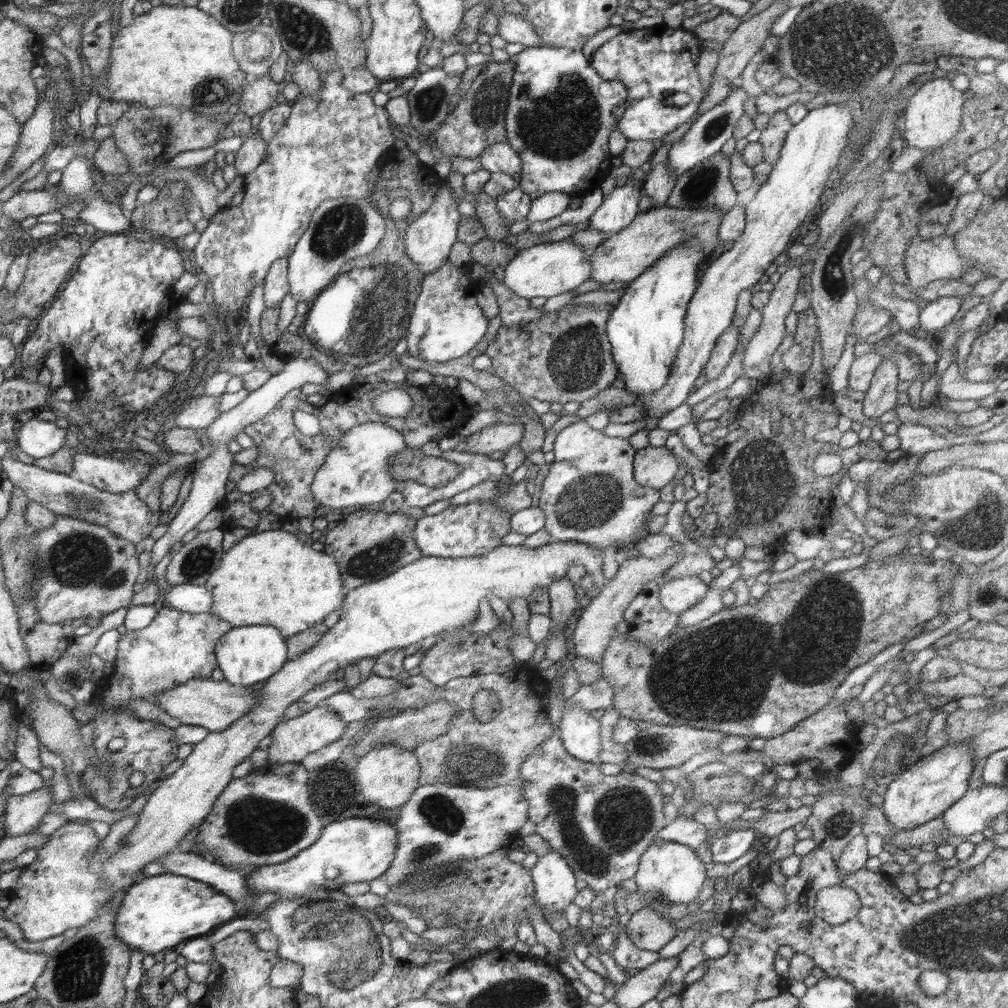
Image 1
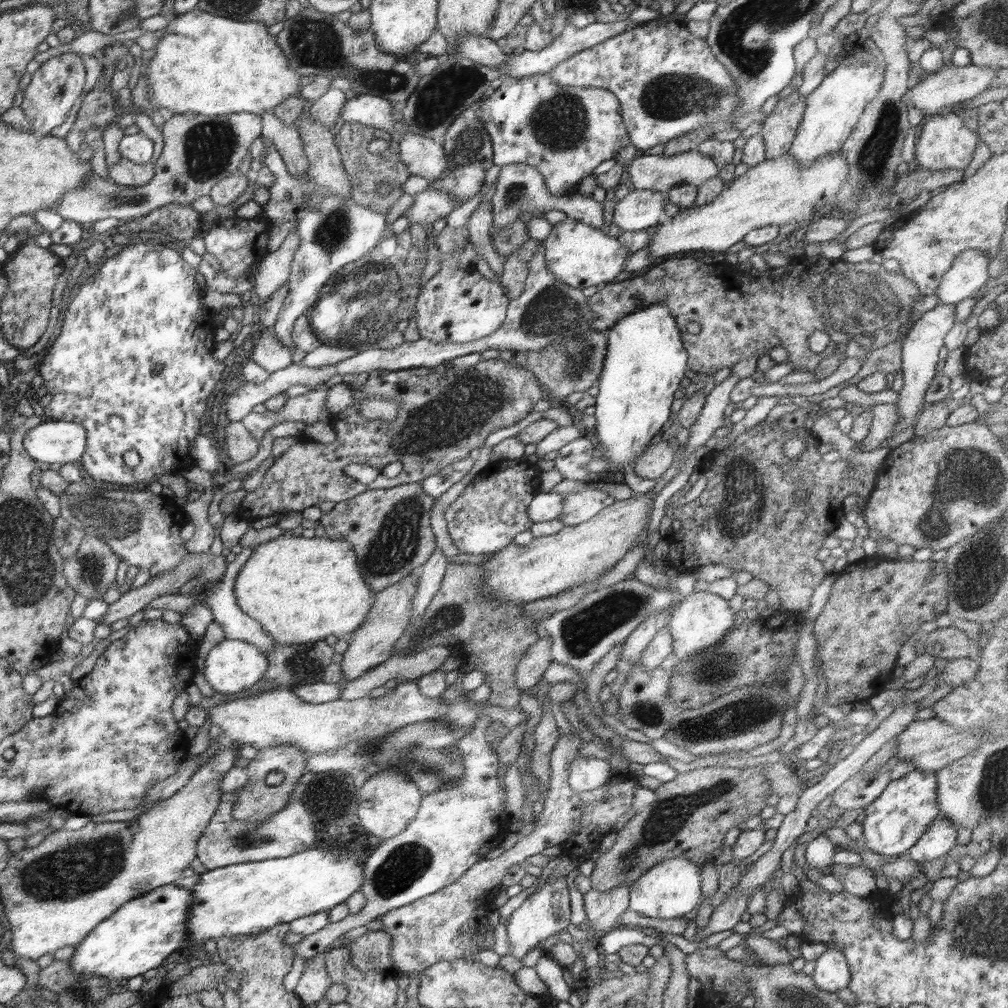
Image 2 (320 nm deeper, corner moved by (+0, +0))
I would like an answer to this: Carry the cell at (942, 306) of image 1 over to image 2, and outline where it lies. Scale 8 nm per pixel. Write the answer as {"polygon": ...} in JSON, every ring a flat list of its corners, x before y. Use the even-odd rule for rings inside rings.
{"polygon":[[978,249,964,251,944,273,939,289,935,292,940,304,957,305,972,297,986,285,988,264,991,261,985,252]]}

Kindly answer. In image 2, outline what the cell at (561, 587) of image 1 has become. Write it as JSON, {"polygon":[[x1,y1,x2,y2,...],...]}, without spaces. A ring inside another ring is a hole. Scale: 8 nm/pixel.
{"polygon":[[552,637,539,639,522,657,515,670,515,685,521,692,533,692,542,682,542,675,553,658,550,654]]}

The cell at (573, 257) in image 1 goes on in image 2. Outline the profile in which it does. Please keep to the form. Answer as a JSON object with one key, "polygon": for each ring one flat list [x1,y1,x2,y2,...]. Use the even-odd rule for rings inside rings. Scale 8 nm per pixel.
{"polygon":[[570,217,555,224,542,245,552,274,560,282,578,289,596,287,601,282,610,283,624,270,626,259,631,254,616,236,608,236,600,229]]}

